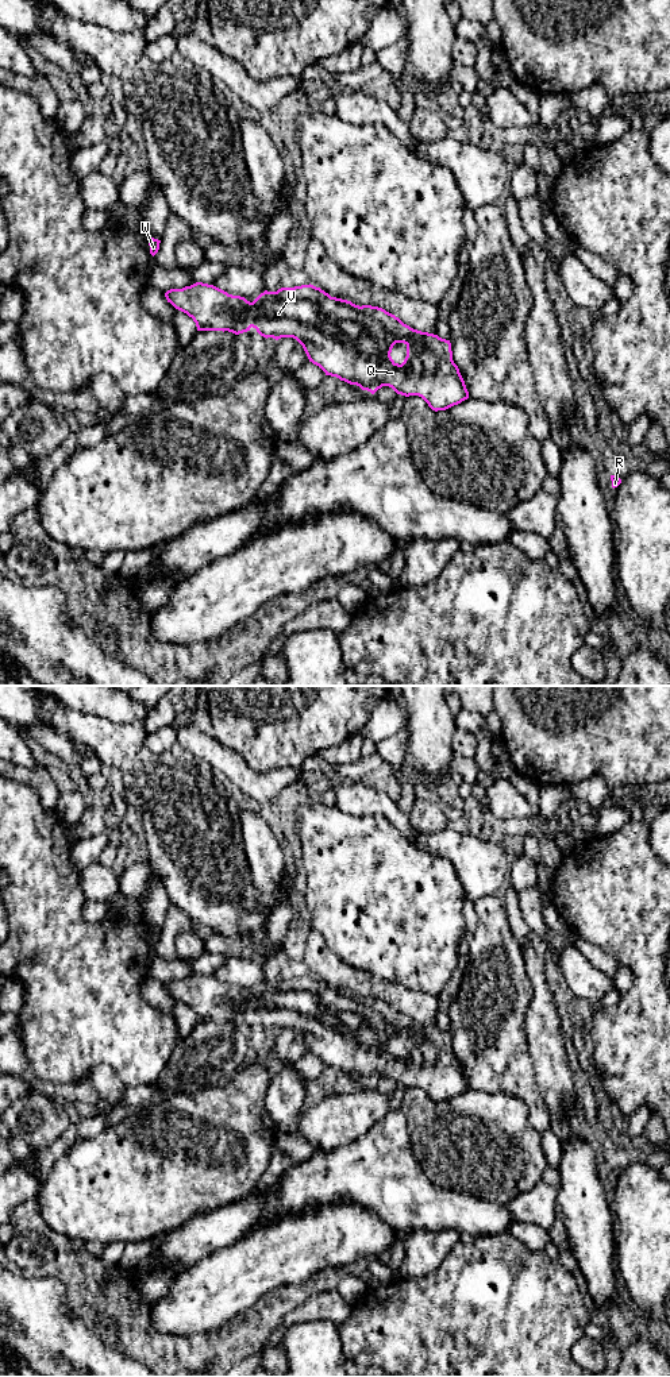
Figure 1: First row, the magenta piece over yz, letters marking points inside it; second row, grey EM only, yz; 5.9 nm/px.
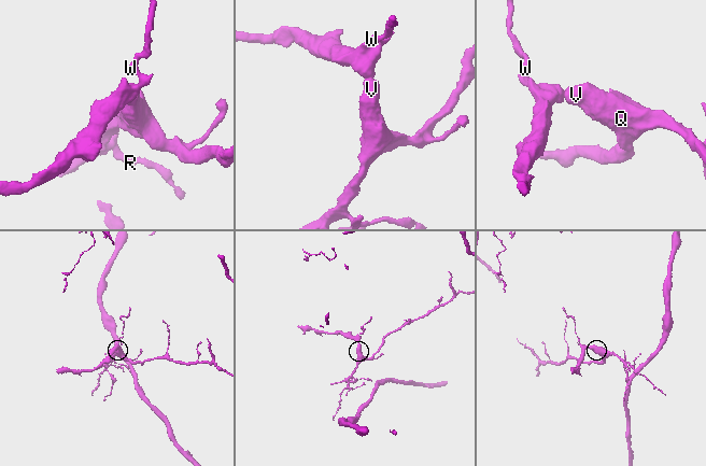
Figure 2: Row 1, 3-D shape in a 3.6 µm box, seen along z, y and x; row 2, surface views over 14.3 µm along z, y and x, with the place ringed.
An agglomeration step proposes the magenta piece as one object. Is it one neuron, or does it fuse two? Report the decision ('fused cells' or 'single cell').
single cell

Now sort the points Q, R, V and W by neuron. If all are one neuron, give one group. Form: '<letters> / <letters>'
Q R V W

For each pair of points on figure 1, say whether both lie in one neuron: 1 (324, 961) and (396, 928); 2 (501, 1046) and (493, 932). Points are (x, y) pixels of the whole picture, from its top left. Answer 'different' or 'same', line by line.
1: different
2: same

